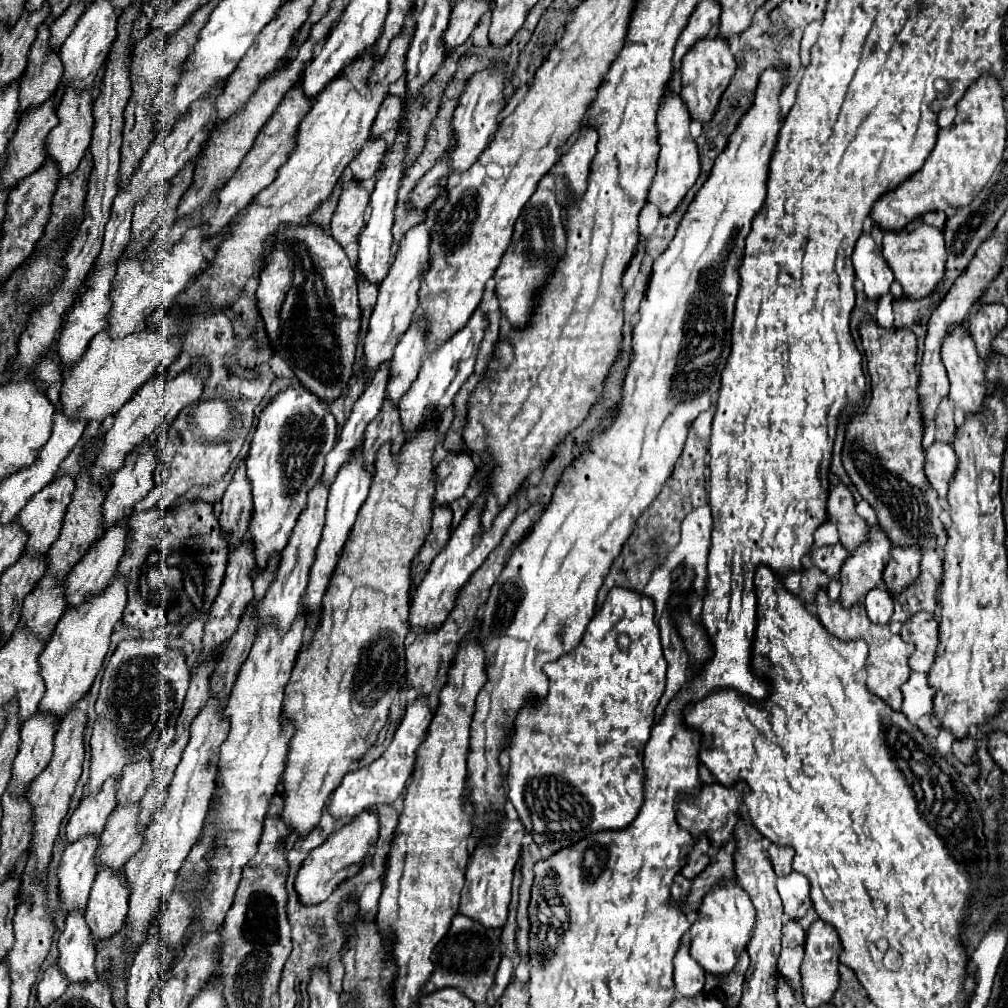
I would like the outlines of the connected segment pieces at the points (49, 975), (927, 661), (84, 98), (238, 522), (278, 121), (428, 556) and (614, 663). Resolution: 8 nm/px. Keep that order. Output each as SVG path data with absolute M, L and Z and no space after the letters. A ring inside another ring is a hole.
M53 964L45 970L37 984L37 1000L41 1002L41 1006L49 1006L67 990L67 986L67 978L63 978L63 974L59 974L59 966Z
M919 612L911 616L901 630L905 642L915 644L915 652L909 658L909 666L915 672L929 672L935 660L935 650L939 646L939 622L929 612Z
M67 90L67 94L63 96L63 104L59 104L57 116L61 122L47 136L47 154L51 160L55 158L55 162L59 162L61 176L67 176L79 166L81 158L85 156L85 150L91 144L91 134L95 126L91 90L83 90L83 94L79 94L79 90Z
M247 460L239 462L223 498L219 524L223 532L229 532L229 548L235 548L247 534L251 522L251 482L247 478Z
M301 82L285 94L283 102L279 104L279 110L275 110L275 114L269 118L267 126L263 126L263 130L255 138L251 150L243 158L241 166L235 170L233 178L219 192L219 206L211 218L205 238L211 238L219 230L223 230L223 226L227 226L243 208L247 208L247 202L251 202L251 198L255 198L255 194L259 194L259 190L263 190L263 186L271 184L271 178L275 178L279 166L283 166L283 162L287 162L287 154L291 154L291 146L295 146L295 134L299 132L299 122L303 122L307 110L311 110L311 106L313 106L313 98L309 98L305 94Z
M435 506L433 508L433 524L431 524L431 532L425 538L423 548L419 550L419 554L415 556L413 562L413 584L417 586L423 576L427 574L433 558L443 550L445 542L449 540L451 534L451 508L449 506Z
M613 588L589 622L579 646L563 654L563 658L545 664L543 670L549 676L549 696L523 704L521 714L515 718L507 782L509 800L525 830L531 832L535 844L545 844L551 852L557 852L591 832L629 826L643 806L643 750L655 724L655 706L665 690L667 670L655 622L655 602L641 592ZM621 632L631 636L631 646L625 652L615 644Z

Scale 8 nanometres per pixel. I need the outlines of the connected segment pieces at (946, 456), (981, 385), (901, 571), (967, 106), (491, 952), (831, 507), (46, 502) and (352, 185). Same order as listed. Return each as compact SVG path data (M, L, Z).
M935 442L931 448L925 450L925 476L929 480L929 484L937 490L939 498L945 500L947 490L949 490L949 482L955 476L957 470L957 454L953 450L951 444L945 442Z
M955 326L949 330L945 342L943 342L943 364L947 368L947 376L949 376L949 400L953 402L955 408L963 410L965 414L977 414L983 410L985 398L987 398L987 390L985 390L985 362L979 358L977 350L975 350L975 342L971 340L971 336L965 332L963 326Z
M893 548L891 560L887 562L885 572L883 572L885 588L893 596L907 590L921 574L919 562L921 562L921 550L919 548Z
M991 76L979 78L957 104L955 122L949 128L939 130L937 146L933 148L925 166L909 180L905 180L903 186L885 194L885 198L873 206L871 220L875 226L885 232L899 232L927 212L945 212L947 208L969 206L971 198L983 190L997 164L1001 162L1007 138L1005 124L1003 90L999 82Z
M457 914L451 922L447 936L443 936L443 940L433 950L435 970L431 978L425 982L425 994L433 994L435 990L451 986L459 988L475 1004L483 1004L487 992L495 982L499 962L501 962L499 930L487 930L485 926L479 926L479 922L473 922L473 918L463 918L463 914Z
M845 484L831 486L829 502L827 502L827 518L835 522L841 536L841 544L849 552L855 552L857 546L863 544L863 538L867 538L871 530L867 520L855 512L853 494Z
M57 478L43 486L39 494L33 494L27 506L19 512L19 524L29 532L27 550L35 556L49 550L49 546L59 536L63 514L71 502L75 482L71 478Z
M347 180L343 184L343 192L329 226L331 236L341 246L351 244L359 236L359 230L363 230L367 204L369 204L369 192L365 190L365 186L355 180Z

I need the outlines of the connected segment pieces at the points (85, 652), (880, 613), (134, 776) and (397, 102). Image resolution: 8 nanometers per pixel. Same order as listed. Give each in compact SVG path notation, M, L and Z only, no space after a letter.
M117 574L99 594L89 596L83 604L63 614L63 618L57 622L51 638L47 640L39 656L43 680L47 686L39 710L63 716L91 688L97 672L101 670L103 658L109 650L113 628L121 620L125 606L127 606L127 576Z
M873 588L865 596L865 608L867 608L867 614L869 614L871 622L889 624L889 620L893 616L893 598L887 590Z
M141 758L139 762L131 762L123 768L123 778L119 782L117 802L137 802L143 798L147 786L153 778L153 758Z
M387 96L381 104L381 110L375 118L375 124L371 128L371 138L381 138L381 134L395 130L399 126L399 118L401 118L401 108L403 108L403 100L399 96Z

